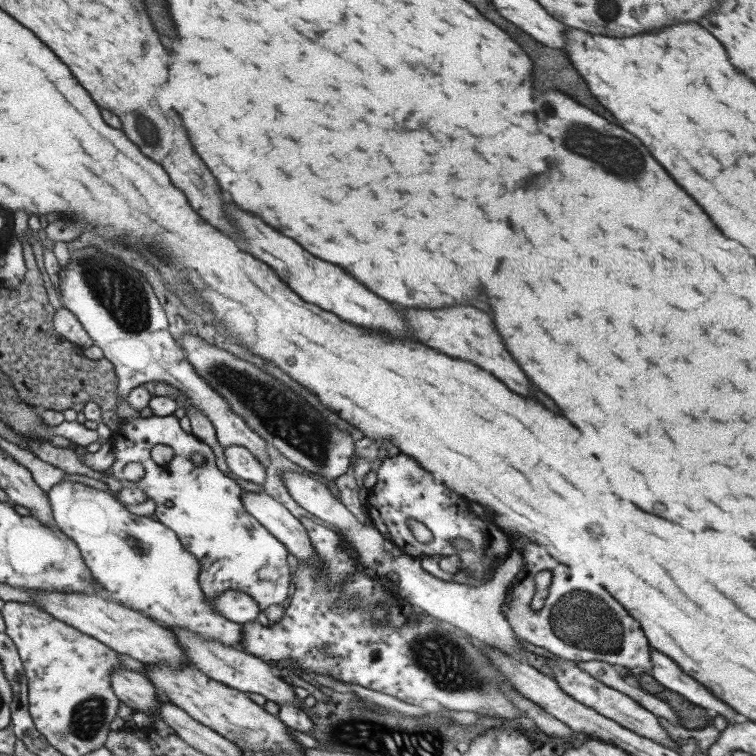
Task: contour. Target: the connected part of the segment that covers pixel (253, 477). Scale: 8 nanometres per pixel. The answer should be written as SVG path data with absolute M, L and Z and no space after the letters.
M229 446L229 448L223 448L223 456L225 456L225 464L231 474L247 482L259 484L259 486L265 484L265 478L267 478L265 466L247 448Z

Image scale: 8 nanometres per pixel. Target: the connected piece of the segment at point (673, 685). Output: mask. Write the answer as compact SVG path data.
M657 650L649 652L649 662L651 662L651 676L657 680L657 684L681 694L683 698L687 698L691 704L705 708L711 714L721 714L731 722L731 716L737 714L729 704L721 702L719 698L713 698L701 684L691 684L687 682L689 678L683 674L681 668L677 668L677 664L673 660L669 660L667 656L659 654Z

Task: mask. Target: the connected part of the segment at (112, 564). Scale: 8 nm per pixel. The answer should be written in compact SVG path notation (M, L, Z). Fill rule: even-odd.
M59 482L49 492L49 506L57 528L79 548L91 576L105 588L107 600L143 614L169 630L187 630L201 640L215 640L237 648L241 628L217 616L199 588L201 564L187 552L175 532L155 518L135 516L109 492L77 482Z

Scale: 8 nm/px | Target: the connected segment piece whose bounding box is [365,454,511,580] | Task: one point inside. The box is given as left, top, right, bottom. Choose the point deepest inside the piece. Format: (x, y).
(403, 490)

